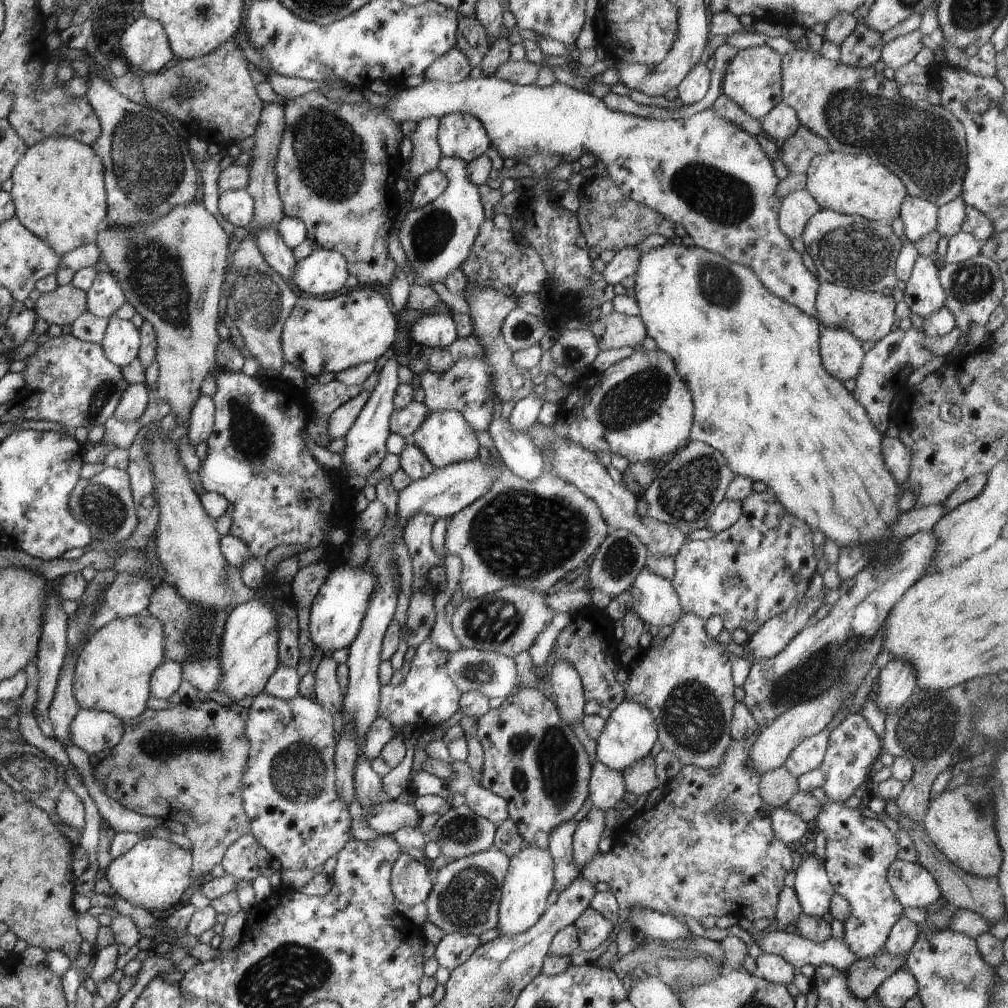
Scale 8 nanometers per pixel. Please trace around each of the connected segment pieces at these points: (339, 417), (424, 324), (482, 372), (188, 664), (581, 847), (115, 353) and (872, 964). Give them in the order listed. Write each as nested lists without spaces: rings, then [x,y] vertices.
[[[374,371],[361,384],[362,392],[348,402],[345,402],[340,408],[337,408],[327,420],[328,434],[331,440],[336,438],[345,438],[356,417],[364,408],[370,393],[375,389],[379,381],[379,372]]]
[[[452,312],[424,314],[409,328],[409,338],[416,344],[421,347],[434,347],[439,351],[445,351],[458,337]]]
[[[470,357],[460,359],[446,372],[433,373],[432,371],[419,374],[422,388],[424,388],[424,404],[432,411],[450,409],[460,411],[470,426],[477,432],[487,430],[490,424],[494,406],[494,392],[490,394],[489,384],[492,374],[484,358]]]
[[[206,657],[189,661],[186,659],[181,664],[182,678],[187,684],[192,684],[196,691],[203,693],[216,690],[221,679],[221,666],[216,657]]]
[[[592,807],[577,824],[573,834],[573,857],[579,869],[590,862],[599,850],[599,842],[603,839],[606,812]]]
[[[110,317],[100,345],[110,361],[119,367],[126,366],[139,353],[139,330],[134,327],[132,321]]]
[[[886,950],[871,959],[855,960],[845,970],[848,988],[856,998],[865,1001],[875,994],[884,980],[898,969],[904,968],[906,961],[906,955],[893,955]]]

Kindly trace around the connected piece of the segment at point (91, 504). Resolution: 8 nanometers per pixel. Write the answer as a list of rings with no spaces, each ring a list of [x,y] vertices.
[[[104,467],[102,472],[78,480],[71,492],[70,509],[74,518],[90,527],[94,540],[104,542],[124,542],[141,519],[131,493],[129,474],[116,467]]]

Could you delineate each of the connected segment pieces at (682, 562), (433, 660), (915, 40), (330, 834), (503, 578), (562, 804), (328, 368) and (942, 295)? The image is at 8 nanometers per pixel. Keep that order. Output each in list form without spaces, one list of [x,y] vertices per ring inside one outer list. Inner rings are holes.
[[[770,490],[763,493],[753,491],[741,503],[742,516],[726,530],[716,533],[708,541],[687,539],[674,557],[676,572],[671,583],[684,613],[695,614],[703,621],[718,614],[727,631],[742,629],[752,636],[767,620],[782,614],[806,594],[812,575],[817,571],[818,560],[812,543],[813,528],[786,512]],[[795,574],[802,576],[798,584],[792,580]]]
[[[428,638],[416,647],[416,654],[411,661],[411,669],[404,684],[390,683],[381,687],[379,716],[393,722],[398,734],[401,734],[402,726],[406,725],[411,726],[419,734],[432,731],[441,723],[446,723],[459,710],[461,692],[445,671],[449,654],[450,652],[438,648]]]
[[[916,29],[883,45],[881,58],[886,66],[896,70],[912,61],[916,54],[924,48],[922,36],[919,29]]]
[[[262,692],[253,698],[252,704],[246,726],[251,750],[241,788],[245,812],[252,824],[250,834],[260,846],[281,862],[282,870],[322,866],[328,858],[340,854],[345,844],[352,839],[350,806],[344,802],[336,785],[334,746],[337,744],[334,738],[334,716],[301,695],[279,699]]]
[[[507,467],[484,496],[451,516],[445,534],[445,552],[456,554],[462,560],[458,587],[464,599],[494,594],[498,589],[512,584],[545,595],[554,582],[558,582],[567,572],[578,566],[585,567],[606,536],[608,526],[599,508],[574,484],[561,479],[554,472],[544,472],[537,479],[529,481]]]
[[[524,687],[515,695],[508,695],[502,705],[490,709],[478,718],[475,737],[484,750],[484,765],[480,784],[507,800],[509,819],[516,824],[525,844],[547,850],[551,832],[560,824],[572,820],[588,798],[592,758],[576,733],[558,714],[557,706],[538,688]]]
[[[370,287],[348,289],[346,293],[333,297],[300,295],[283,326],[281,334],[283,359],[304,371],[306,375],[310,374],[315,378],[323,372],[338,374],[354,365],[378,360],[389,348],[393,347],[398,329],[399,320],[397,315],[392,313],[388,300]]]
[[[919,254],[903,290],[903,301],[914,314],[923,318],[942,308],[946,302],[946,293],[934,261],[934,257]]]

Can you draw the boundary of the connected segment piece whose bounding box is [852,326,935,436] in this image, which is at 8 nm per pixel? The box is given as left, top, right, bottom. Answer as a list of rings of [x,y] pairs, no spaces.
[[[897,326],[878,342],[875,342],[872,349],[868,350],[862,359],[858,376],[855,378],[856,387],[852,394],[866,409],[872,424],[883,436],[892,424],[888,415],[892,400],[898,394],[898,386],[904,384],[906,377],[914,372],[914,370],[922,368],[924,364],[928,364],[932,357],[935,356],[922,345],[924,338],[924,331],[917,330],[914,327],[904,331]]]

